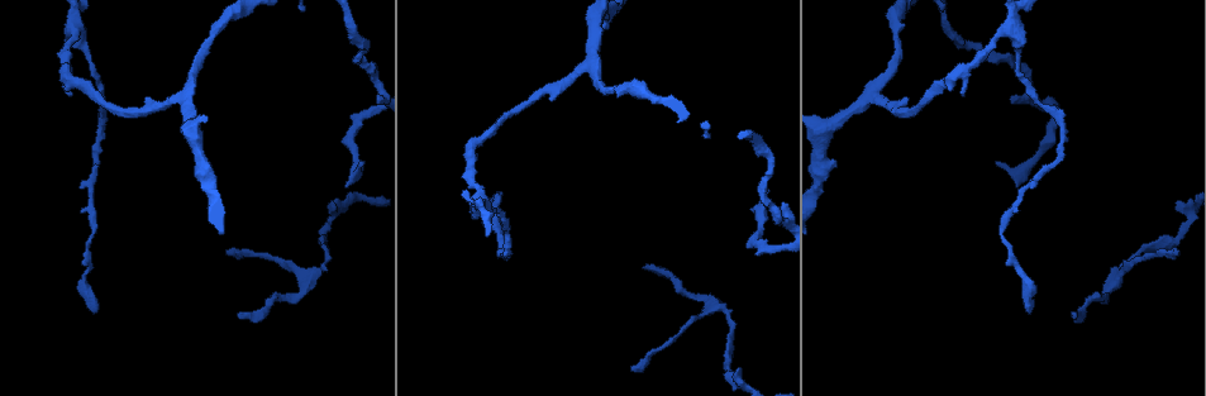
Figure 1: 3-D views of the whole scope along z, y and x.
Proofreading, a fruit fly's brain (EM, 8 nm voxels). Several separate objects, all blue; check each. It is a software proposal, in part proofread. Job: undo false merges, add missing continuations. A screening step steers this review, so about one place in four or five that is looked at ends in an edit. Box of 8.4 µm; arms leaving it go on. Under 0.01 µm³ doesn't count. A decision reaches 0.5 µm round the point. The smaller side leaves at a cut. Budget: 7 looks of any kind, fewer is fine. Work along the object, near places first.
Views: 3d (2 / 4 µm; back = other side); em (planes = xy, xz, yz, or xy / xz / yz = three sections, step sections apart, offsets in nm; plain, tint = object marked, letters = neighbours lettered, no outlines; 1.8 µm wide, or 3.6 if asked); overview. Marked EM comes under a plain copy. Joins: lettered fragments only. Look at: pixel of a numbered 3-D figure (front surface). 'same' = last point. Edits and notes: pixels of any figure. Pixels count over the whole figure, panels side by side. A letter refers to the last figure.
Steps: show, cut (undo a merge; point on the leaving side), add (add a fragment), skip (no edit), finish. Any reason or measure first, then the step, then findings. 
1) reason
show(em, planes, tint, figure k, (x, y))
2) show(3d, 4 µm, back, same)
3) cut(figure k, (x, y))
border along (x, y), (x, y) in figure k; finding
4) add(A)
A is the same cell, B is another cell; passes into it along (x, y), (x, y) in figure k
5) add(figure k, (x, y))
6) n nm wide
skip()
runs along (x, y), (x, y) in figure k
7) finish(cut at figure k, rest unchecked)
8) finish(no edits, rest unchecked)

show(3d, 4 µm, back, figure 1, (361, 162))

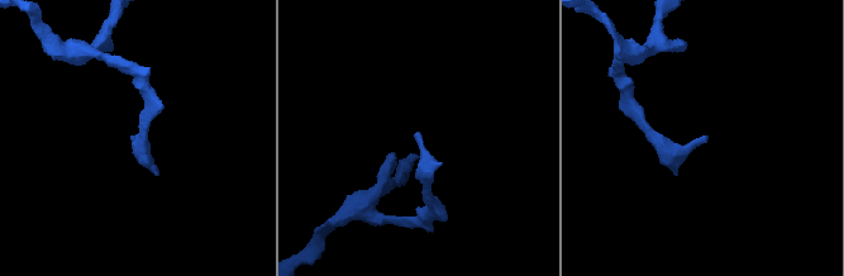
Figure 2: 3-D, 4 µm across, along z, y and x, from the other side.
show(em, planes, letters, figure 2, (708, 135))

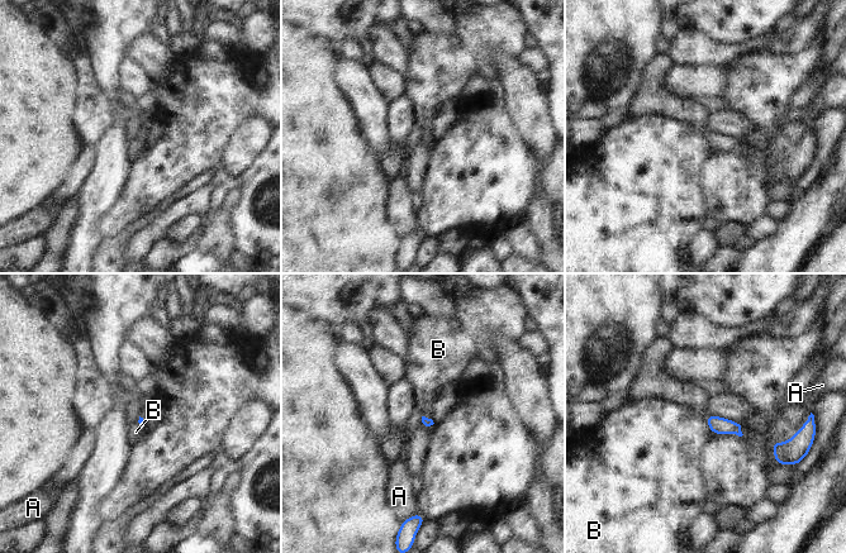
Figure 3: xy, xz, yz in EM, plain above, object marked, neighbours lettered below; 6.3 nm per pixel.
skip()
A and B are other cells; border along (706, 422), (712, 432) in figure 3; none of them fits

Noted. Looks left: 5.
tapers out
show(em, planes, letters, figure 1, (93, 313))

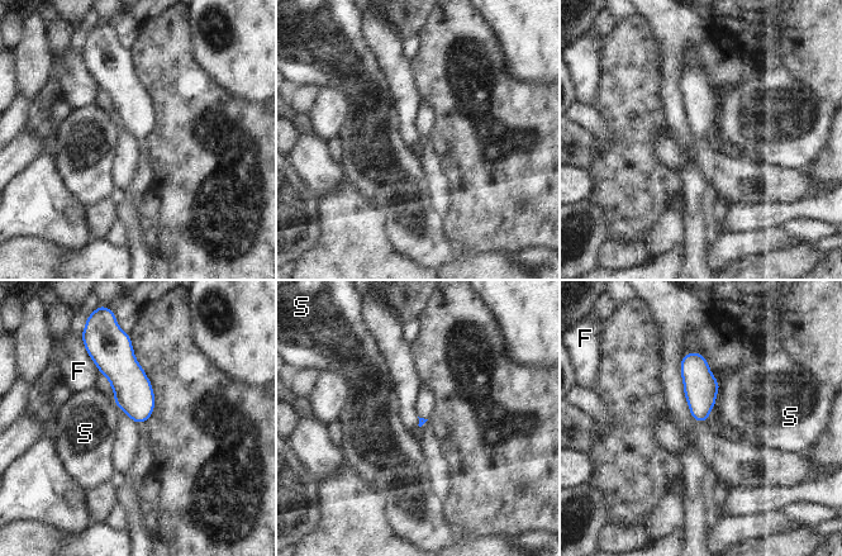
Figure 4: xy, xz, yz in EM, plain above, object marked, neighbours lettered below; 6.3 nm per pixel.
skip()
F and S are other cells; border along (113, 400), (118, 408) in figure 4; none of them fits

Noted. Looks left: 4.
a narrow waist
show(em, planes, tint, figure 1, (506, 234))

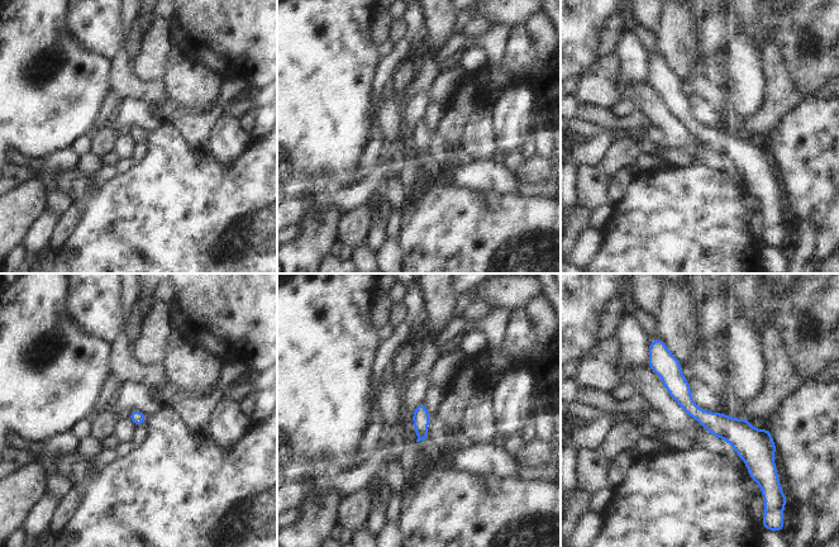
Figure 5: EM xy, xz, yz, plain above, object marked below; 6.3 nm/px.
show(em, planes, letters, same)

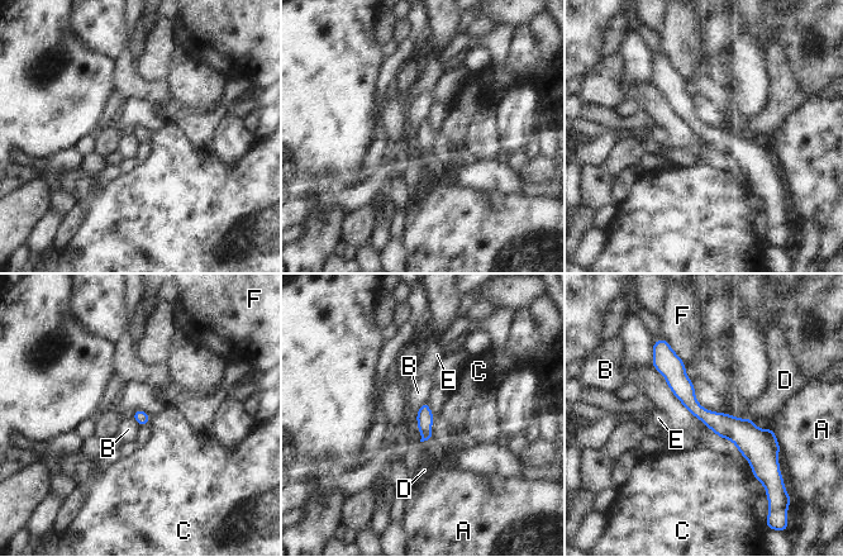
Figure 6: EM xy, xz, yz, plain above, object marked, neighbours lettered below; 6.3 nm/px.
90 nm wide
skip()
A, B, C, D, E and F are other cells; one cell here

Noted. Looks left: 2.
finish(no edits, rest unchecked)

